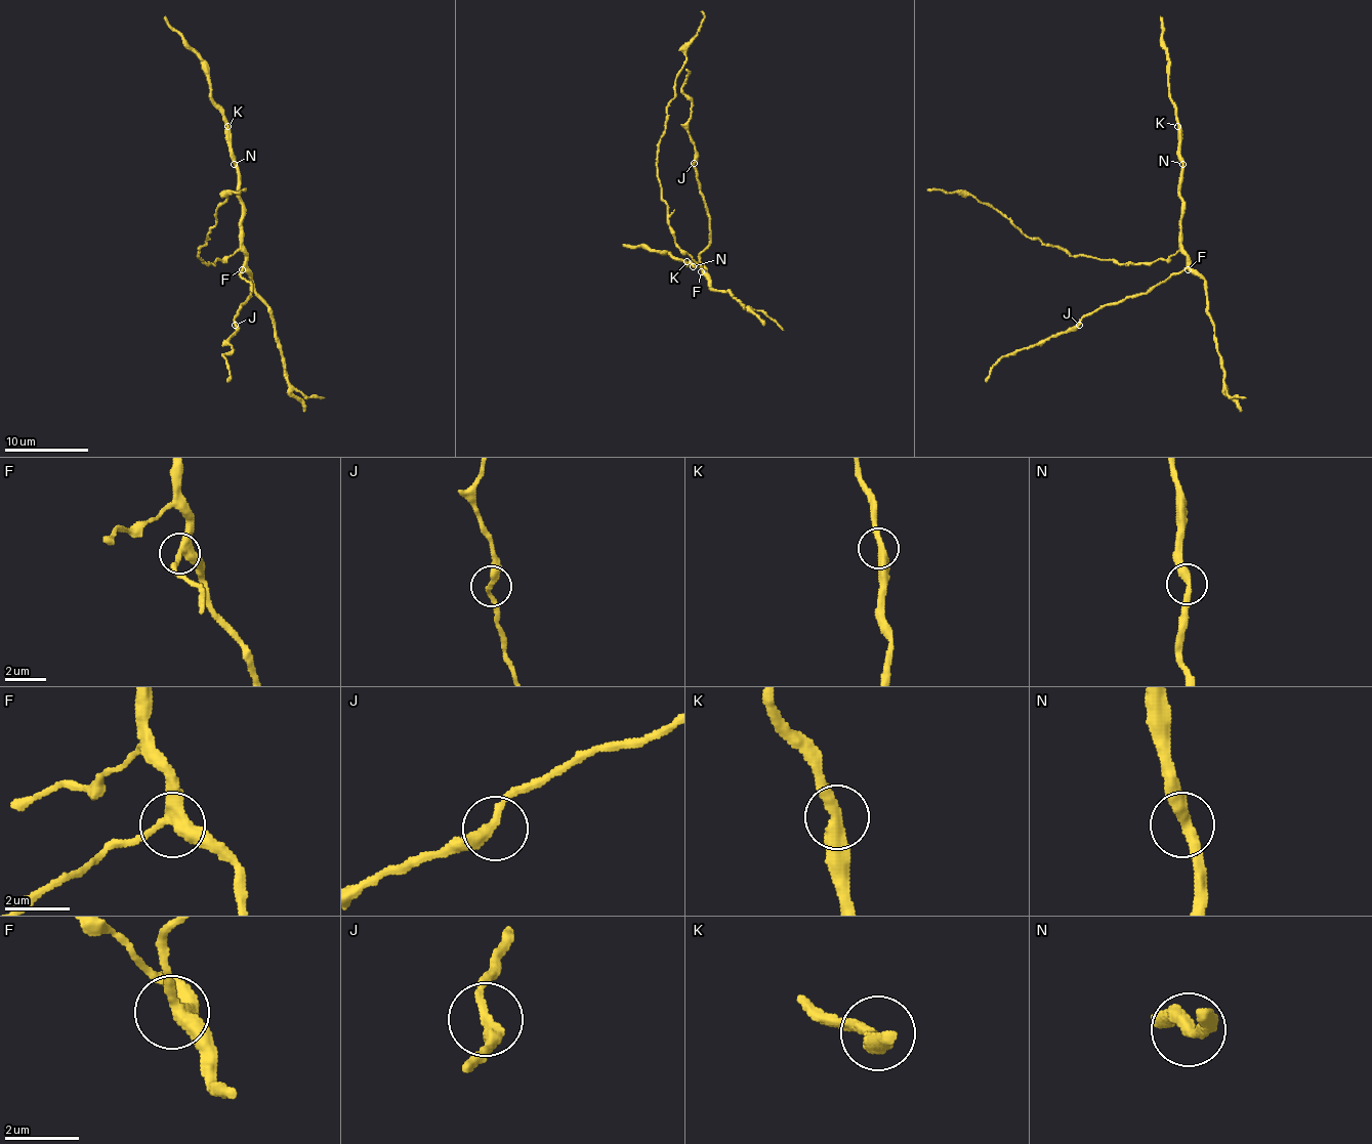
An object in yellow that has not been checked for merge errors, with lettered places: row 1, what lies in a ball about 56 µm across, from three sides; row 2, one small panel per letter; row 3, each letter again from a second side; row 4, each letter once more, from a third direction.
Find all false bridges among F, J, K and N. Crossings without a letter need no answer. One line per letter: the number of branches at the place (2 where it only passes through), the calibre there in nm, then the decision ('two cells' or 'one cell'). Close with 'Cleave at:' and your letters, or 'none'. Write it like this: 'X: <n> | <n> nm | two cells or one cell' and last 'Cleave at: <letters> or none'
F: 3 | 360 nm | one cell
J: 2 | 280 nm | one cell
K: 2 | 360 nm | one cell
N: 2 | 340 nm | one cell
Cleave at: none

